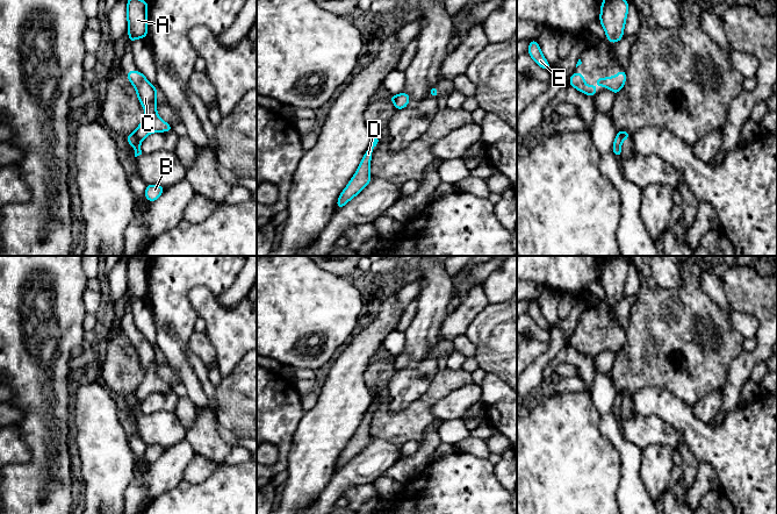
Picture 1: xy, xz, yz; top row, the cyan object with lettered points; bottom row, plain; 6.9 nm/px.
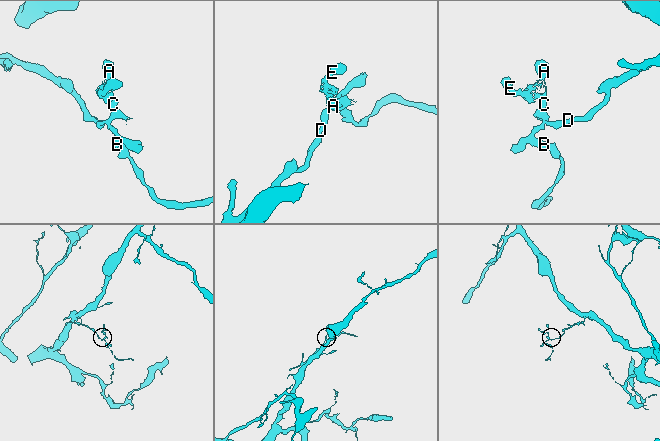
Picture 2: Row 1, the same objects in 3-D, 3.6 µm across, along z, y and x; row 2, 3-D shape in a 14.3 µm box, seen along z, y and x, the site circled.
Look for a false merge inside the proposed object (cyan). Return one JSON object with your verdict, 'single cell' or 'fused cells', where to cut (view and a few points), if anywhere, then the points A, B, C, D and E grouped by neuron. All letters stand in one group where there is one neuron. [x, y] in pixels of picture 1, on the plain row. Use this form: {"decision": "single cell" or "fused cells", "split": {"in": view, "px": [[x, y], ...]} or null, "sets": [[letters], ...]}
{"decision": "fused cells", "split": {"in": "xy", "px": [[134, 393], [139, 402]]}, "sets": [["A", "C", "E"], ["B", "D"]]}

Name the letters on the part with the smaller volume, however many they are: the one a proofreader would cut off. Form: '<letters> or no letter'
A, C, E

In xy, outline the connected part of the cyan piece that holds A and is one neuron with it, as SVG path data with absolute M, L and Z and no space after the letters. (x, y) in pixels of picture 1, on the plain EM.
M131 256L127 264L127 279L130 305L137 299L148 298L148 260Z

